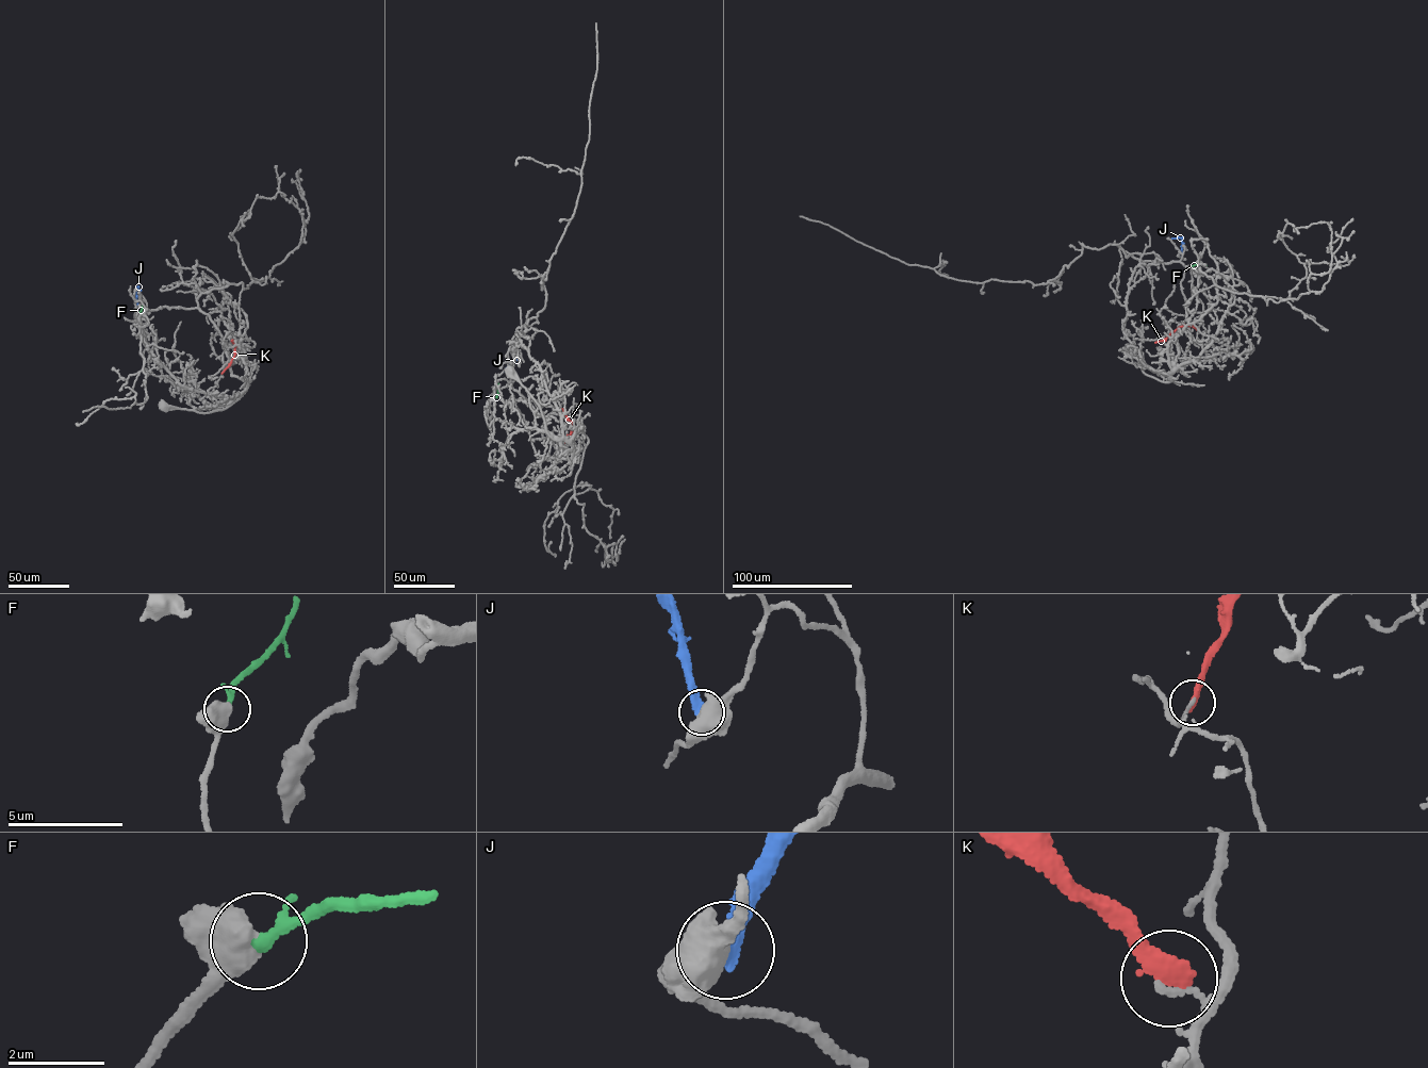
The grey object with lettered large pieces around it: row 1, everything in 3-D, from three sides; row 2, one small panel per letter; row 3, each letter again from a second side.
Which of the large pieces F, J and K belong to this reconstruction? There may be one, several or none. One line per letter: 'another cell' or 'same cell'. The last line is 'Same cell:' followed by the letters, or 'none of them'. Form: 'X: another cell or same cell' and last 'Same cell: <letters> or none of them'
F: same cell
J: another cell
K: another cell
Same cell: F

